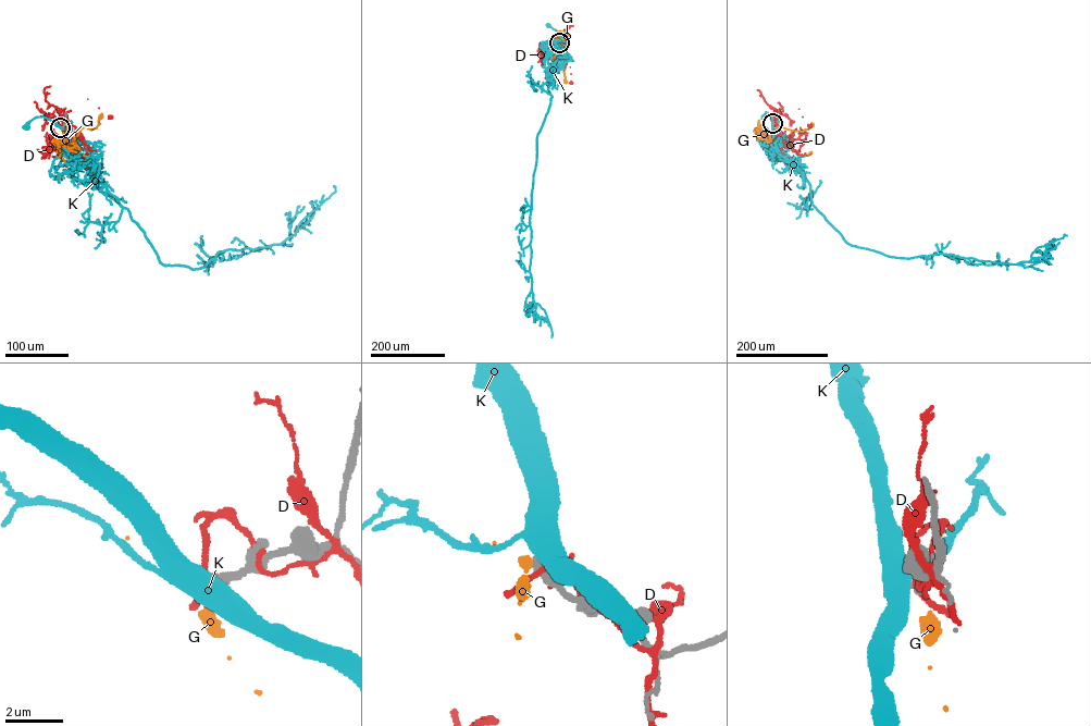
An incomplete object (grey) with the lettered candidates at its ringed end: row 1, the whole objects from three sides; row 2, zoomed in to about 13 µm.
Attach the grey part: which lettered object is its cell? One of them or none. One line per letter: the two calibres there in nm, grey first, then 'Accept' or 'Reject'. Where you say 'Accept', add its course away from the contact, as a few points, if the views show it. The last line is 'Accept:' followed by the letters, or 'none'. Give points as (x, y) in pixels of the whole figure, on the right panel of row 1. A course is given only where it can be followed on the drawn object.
D: Thickness 400 nm (grey) against 180 nm. Reject
G: Thickness 320 nm (grey) against 320 nm. Reject
K: Thickness 320 nm (grey) against 550 nm. Reject
Accept: none

